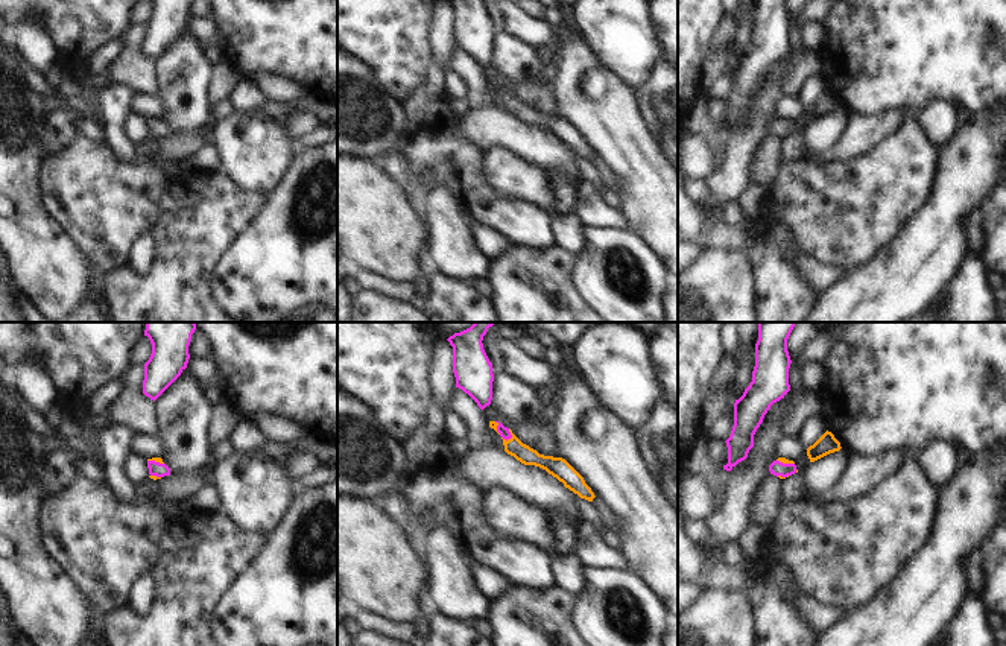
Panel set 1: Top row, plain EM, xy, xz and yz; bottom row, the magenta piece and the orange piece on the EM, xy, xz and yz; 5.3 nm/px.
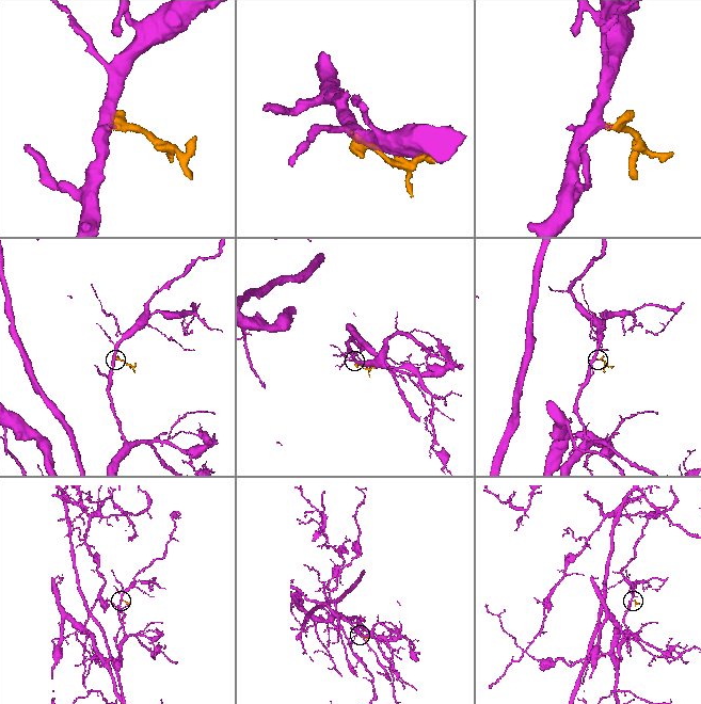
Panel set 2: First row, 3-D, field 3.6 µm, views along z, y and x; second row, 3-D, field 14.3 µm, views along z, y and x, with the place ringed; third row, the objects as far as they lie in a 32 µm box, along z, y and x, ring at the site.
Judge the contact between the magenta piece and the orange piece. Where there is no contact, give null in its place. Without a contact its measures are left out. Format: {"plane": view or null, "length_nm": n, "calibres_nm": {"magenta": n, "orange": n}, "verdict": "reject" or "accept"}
{"plane": "xz", "length_nm": 70, "calibres_nm": {"magenta": 60, "orange": 90}, "verdict": "accept"}

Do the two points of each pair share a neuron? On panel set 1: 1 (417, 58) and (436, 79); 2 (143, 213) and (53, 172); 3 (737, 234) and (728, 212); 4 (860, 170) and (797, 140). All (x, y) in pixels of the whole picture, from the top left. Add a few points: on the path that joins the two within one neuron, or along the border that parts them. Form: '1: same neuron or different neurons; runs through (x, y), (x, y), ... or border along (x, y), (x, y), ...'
1: different neurons; border along (429, 64), (424, 75)
2: same neuron; runs through (120, 202), (104, 202), (85, 187), (76, 184)
3: different neurons; border along (740, 221), (733, 225)
4: different neurons; border along (807, 152), (795, 161), (784, 163)

